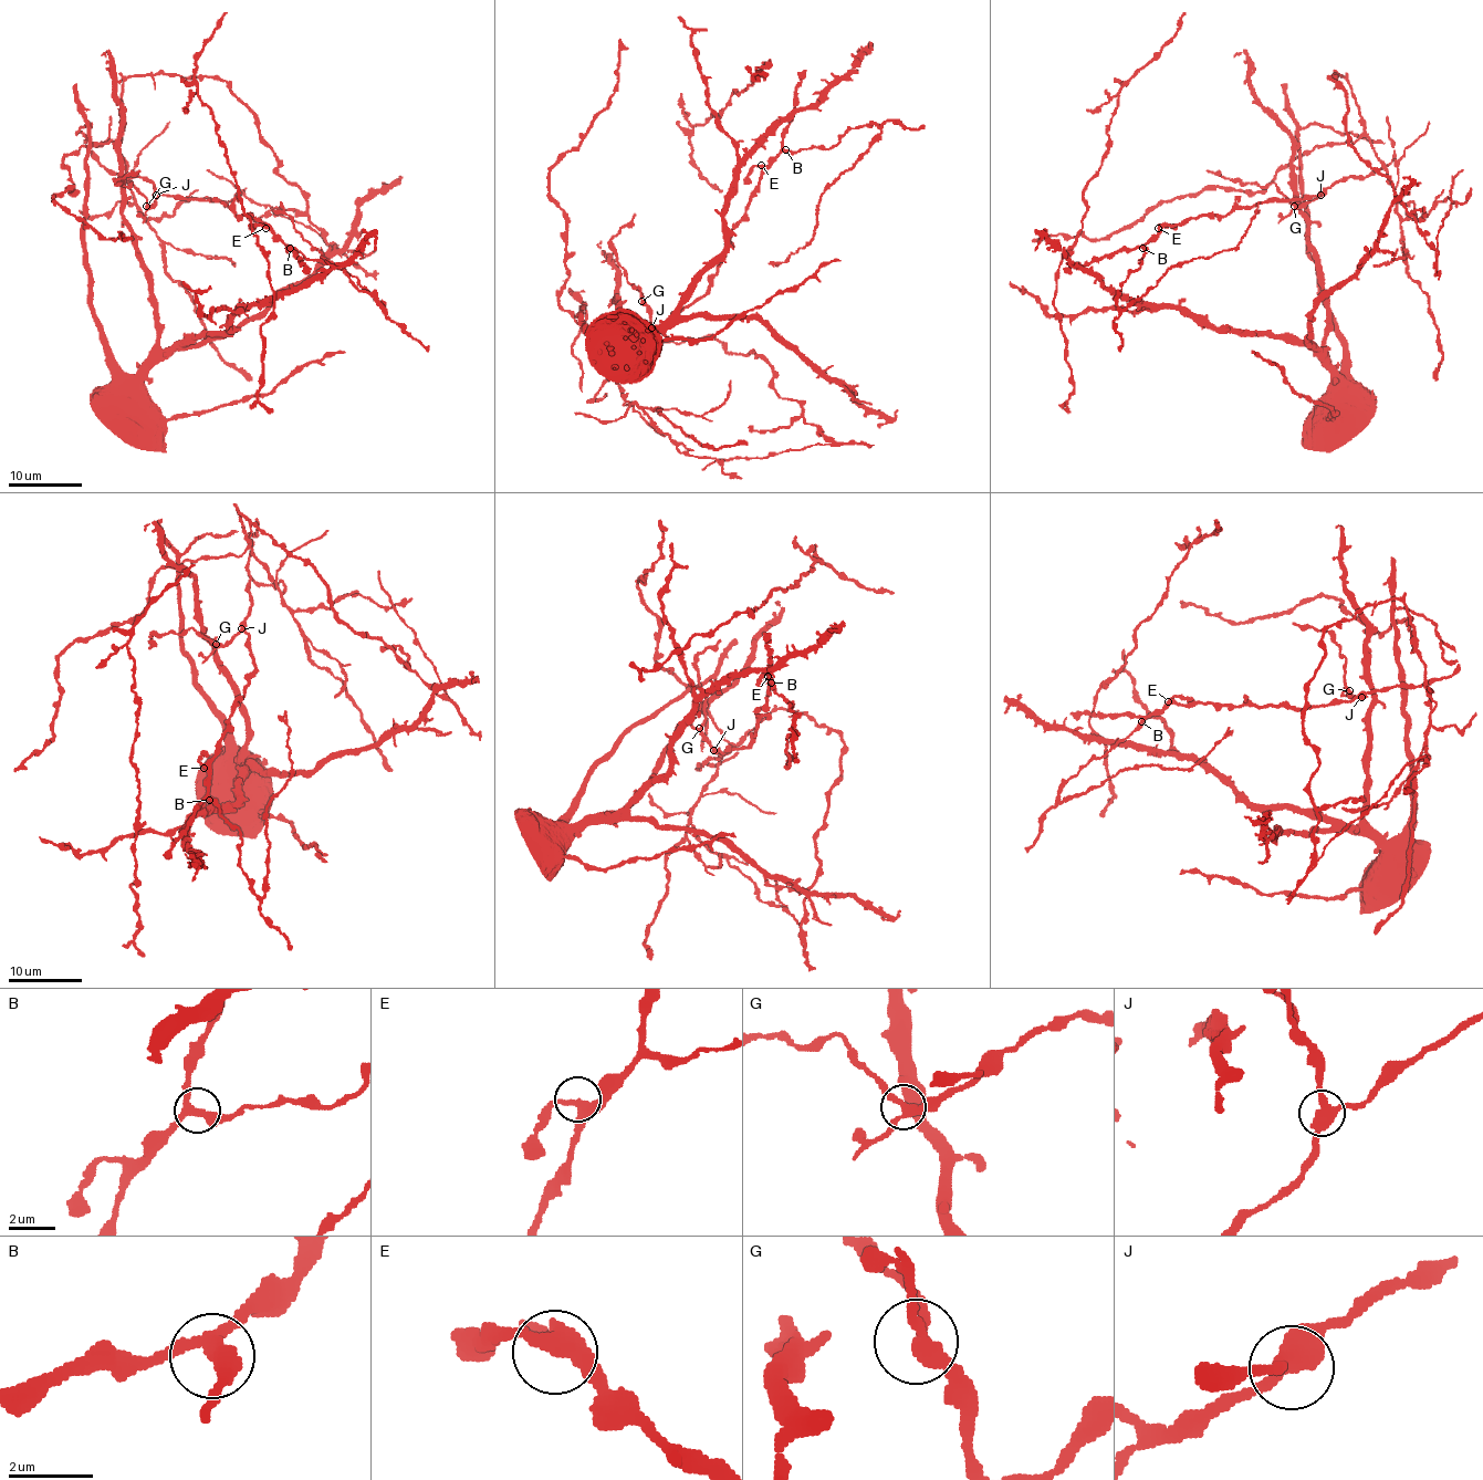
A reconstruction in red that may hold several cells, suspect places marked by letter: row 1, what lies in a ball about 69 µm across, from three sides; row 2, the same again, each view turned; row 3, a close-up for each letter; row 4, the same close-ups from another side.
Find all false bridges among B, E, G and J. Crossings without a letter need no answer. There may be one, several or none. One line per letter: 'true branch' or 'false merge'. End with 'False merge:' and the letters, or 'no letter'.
B: true branch
E: true branch
G: true branch
J: true branch
False merge: no letter

